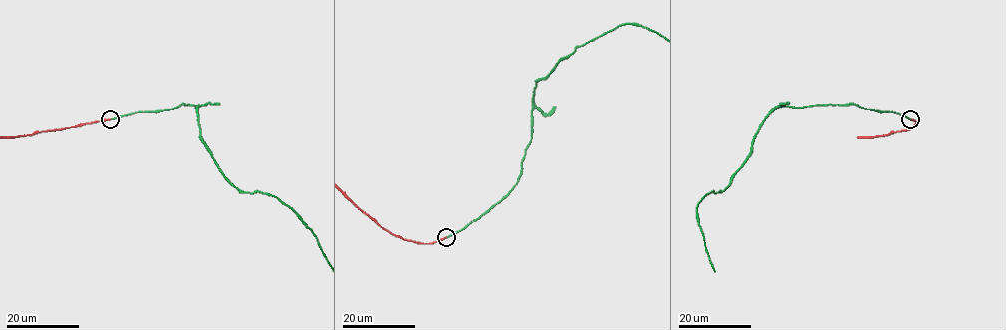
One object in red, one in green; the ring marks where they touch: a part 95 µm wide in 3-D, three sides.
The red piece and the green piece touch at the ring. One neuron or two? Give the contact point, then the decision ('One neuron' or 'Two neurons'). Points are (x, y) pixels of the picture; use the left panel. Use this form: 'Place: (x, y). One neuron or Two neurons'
Place: (110, 119). One neuron

